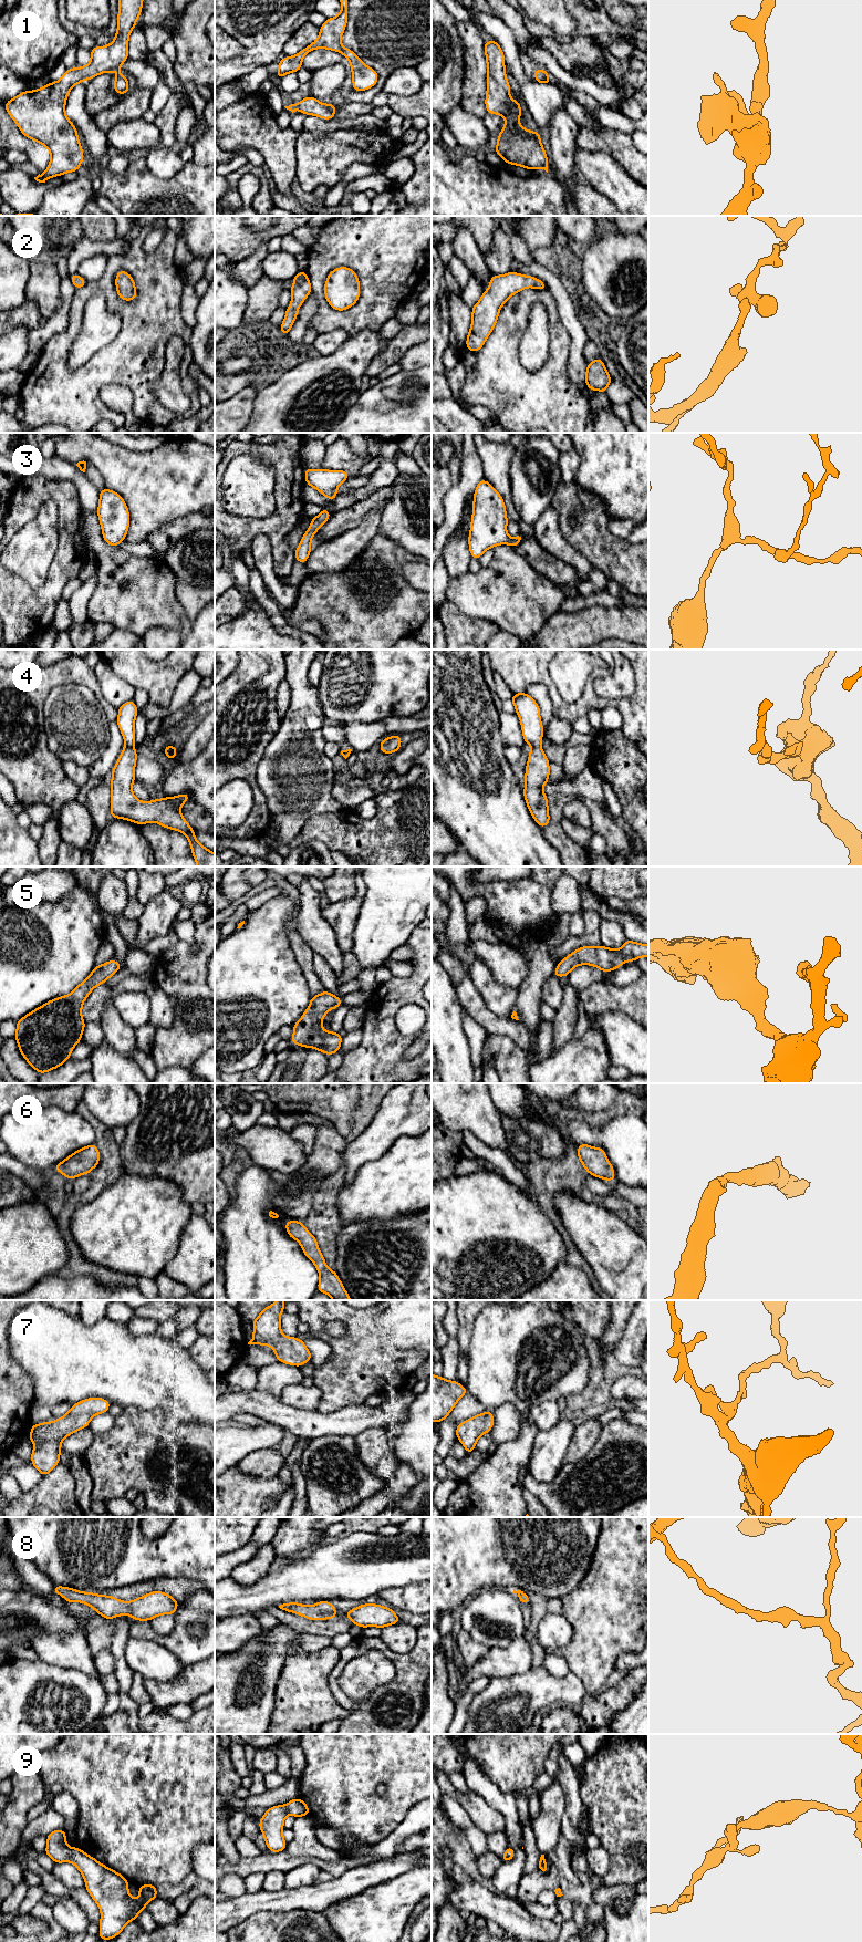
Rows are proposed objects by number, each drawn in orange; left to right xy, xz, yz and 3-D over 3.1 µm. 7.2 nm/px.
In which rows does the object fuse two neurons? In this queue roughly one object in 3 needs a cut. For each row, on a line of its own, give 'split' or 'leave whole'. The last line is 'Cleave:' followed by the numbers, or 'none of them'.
1: leave whole
2: leave whole
3: leave whole
4: leave whole
5: leave whole
6: leave whole
7: leave whole
8: leave whole
9: leave whole
Cleave: none of them

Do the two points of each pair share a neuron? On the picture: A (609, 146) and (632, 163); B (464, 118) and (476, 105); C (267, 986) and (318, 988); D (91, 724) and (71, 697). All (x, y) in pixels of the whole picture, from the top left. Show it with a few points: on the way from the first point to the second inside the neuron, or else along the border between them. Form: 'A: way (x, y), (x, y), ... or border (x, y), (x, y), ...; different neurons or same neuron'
A: way (614, 146), (626, 157); same neuron
B: border (459, 105), (481, 120); different neurons
C: border (299, 964), (311, 995); different neurons
D: way (84, 717), (71, 704); same neuron

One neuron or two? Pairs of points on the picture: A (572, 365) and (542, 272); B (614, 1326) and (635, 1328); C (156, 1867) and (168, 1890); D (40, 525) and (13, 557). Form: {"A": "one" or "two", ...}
{"A": "one", "B": "two", "C": "two", "D": "one"}

